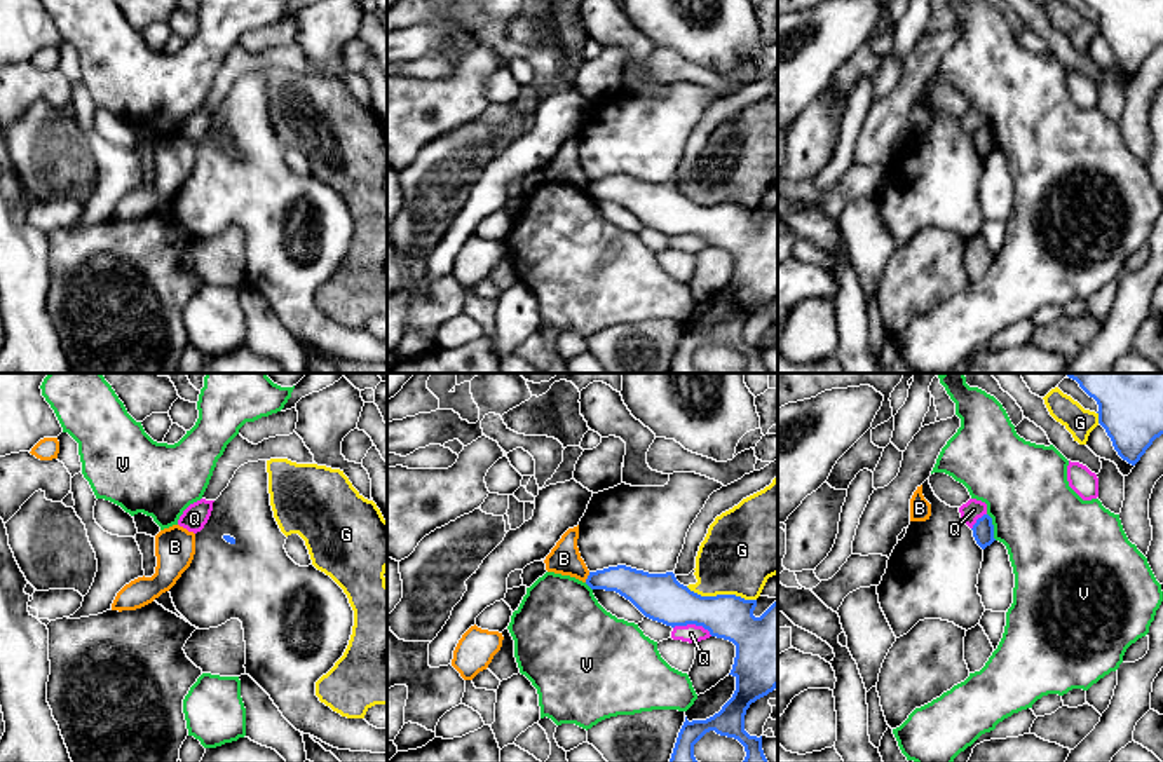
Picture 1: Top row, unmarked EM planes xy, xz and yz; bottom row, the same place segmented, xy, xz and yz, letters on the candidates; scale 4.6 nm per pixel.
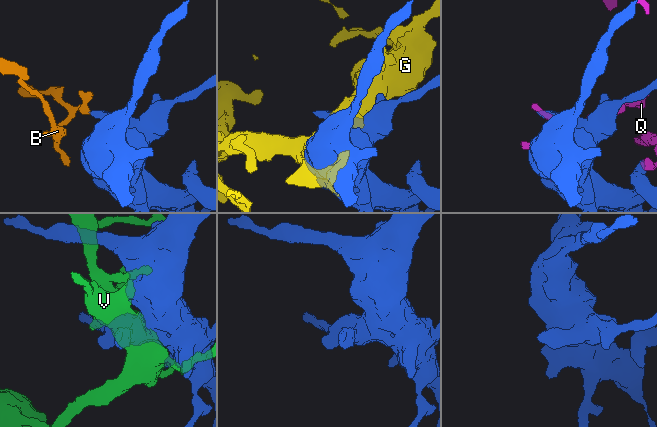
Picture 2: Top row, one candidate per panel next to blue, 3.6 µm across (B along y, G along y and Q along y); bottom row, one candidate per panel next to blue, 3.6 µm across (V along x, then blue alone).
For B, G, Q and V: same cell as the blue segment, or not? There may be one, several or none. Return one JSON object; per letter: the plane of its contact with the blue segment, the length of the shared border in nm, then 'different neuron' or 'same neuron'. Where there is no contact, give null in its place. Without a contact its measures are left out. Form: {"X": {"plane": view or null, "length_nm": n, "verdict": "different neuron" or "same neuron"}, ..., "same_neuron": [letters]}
{"B": {"plane": "xz", "length_nm": 50, "verdict": "different neuron"}, "G": {"plane": "xz", "length_nm": 340, "verdict": "different neuron"}, "Q": {"plane": "xz", "length_nm": 190, "verdict": "different neuron"}, "V": {"plane": "yz", "length_nm": 130, "verdict": "different neuron"}, "same_neuron": []}

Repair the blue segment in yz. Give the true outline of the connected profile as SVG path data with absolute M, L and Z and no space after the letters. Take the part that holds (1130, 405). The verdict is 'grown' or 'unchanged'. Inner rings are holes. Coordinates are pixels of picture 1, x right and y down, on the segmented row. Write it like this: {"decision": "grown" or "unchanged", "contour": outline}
{"decision": "unchanged", "contour": "M1067 373L1097 401L1098 424L1118 455L1135 466L1156 438L1163 434L1163 373Z"}

